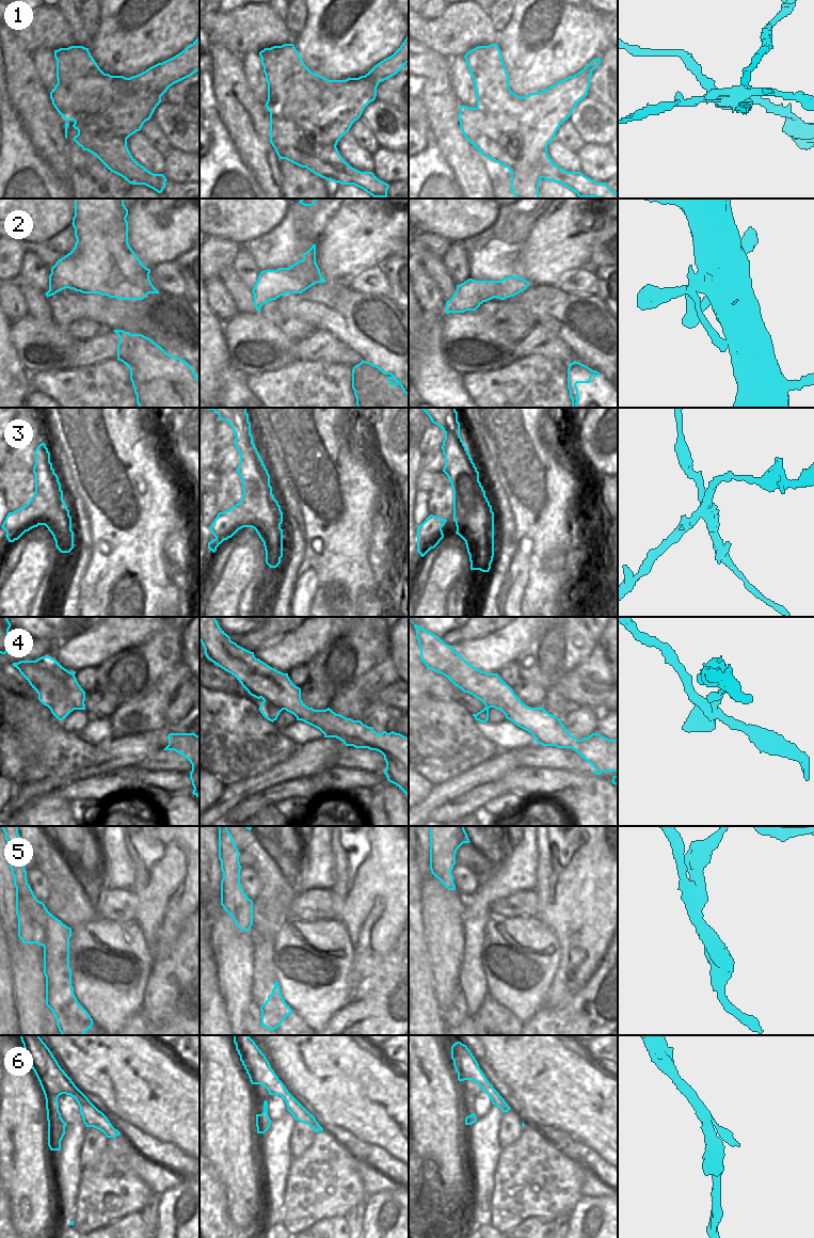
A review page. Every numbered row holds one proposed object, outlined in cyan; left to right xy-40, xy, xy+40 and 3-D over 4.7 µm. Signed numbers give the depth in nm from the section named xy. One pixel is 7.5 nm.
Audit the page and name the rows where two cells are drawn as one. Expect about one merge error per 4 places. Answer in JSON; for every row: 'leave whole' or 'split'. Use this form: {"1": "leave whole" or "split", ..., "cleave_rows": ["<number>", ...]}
{"1": "split", "2": "leave whole", "3": "split", "4": "split", "5": "split", "6": "leave whole", "cleave_rows": ["1", "3", "4", "5"]}

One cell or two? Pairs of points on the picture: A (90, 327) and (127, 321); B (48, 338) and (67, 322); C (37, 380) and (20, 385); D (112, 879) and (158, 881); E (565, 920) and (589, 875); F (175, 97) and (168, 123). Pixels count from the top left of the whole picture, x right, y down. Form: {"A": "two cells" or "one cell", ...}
{"A": "two cells", "B": "two cells", "C": "two cells", "D": "two cells", "E": "one cell", "F": "two cells"}

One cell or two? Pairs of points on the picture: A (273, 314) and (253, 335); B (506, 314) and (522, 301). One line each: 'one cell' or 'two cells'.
A: two cells
B: two cells

